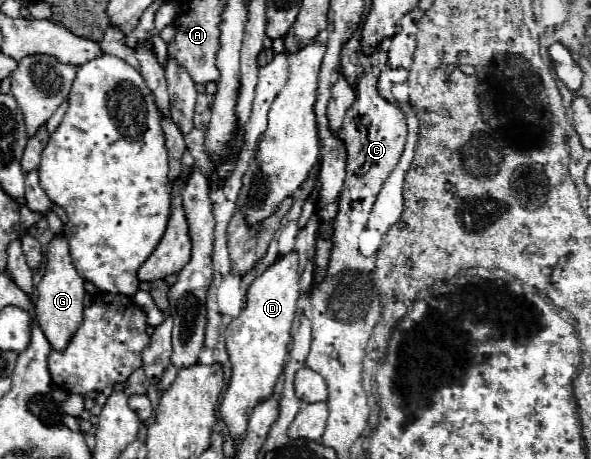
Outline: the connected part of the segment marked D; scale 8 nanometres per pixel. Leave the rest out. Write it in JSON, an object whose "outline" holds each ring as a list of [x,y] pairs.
{"outline":[[[297,253],[279,257],[263,275],[259,275],[249,291],[243,313],[225,329],[225,347],[231,361],[231,379],[221,399],[219,413],[229,427],[233,439],[243,439],[253,407],[273,395],[273,389],[283,373],[291,327],[297,315],[299,271]]]}

